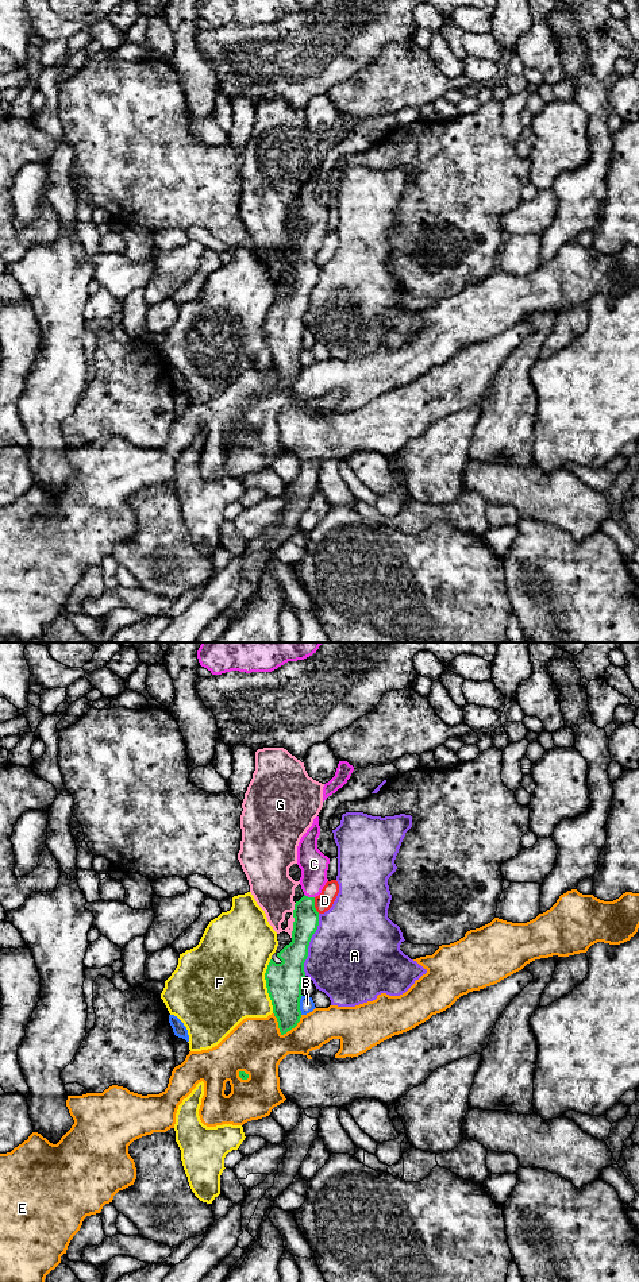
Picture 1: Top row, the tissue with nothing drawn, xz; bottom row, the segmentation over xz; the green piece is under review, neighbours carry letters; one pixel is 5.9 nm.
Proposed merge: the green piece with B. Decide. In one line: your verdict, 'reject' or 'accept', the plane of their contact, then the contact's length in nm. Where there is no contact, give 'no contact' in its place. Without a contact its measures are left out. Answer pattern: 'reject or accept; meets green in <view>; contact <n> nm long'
reject; meets green in xz; contact 120 nm long

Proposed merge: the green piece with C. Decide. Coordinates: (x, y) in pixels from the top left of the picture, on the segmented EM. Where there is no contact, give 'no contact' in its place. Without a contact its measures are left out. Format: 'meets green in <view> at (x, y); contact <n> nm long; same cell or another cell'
meets green in xz at (310, 898); contact 70 nm long; same cell

